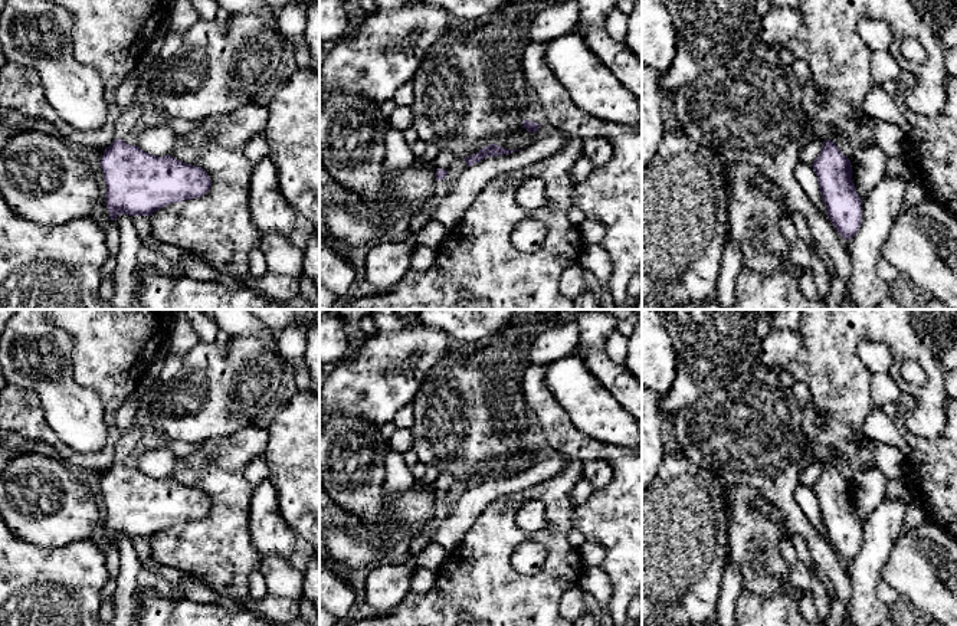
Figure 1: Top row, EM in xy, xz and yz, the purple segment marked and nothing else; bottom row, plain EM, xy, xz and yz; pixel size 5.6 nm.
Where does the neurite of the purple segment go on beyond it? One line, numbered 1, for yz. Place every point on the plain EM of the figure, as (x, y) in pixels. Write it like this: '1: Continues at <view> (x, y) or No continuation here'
1: No continuation here

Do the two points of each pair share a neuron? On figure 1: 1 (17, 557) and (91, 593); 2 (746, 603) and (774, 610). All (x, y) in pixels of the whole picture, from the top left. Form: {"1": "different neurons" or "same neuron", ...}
{"1": "same neuron", "2": "same neuron"}

